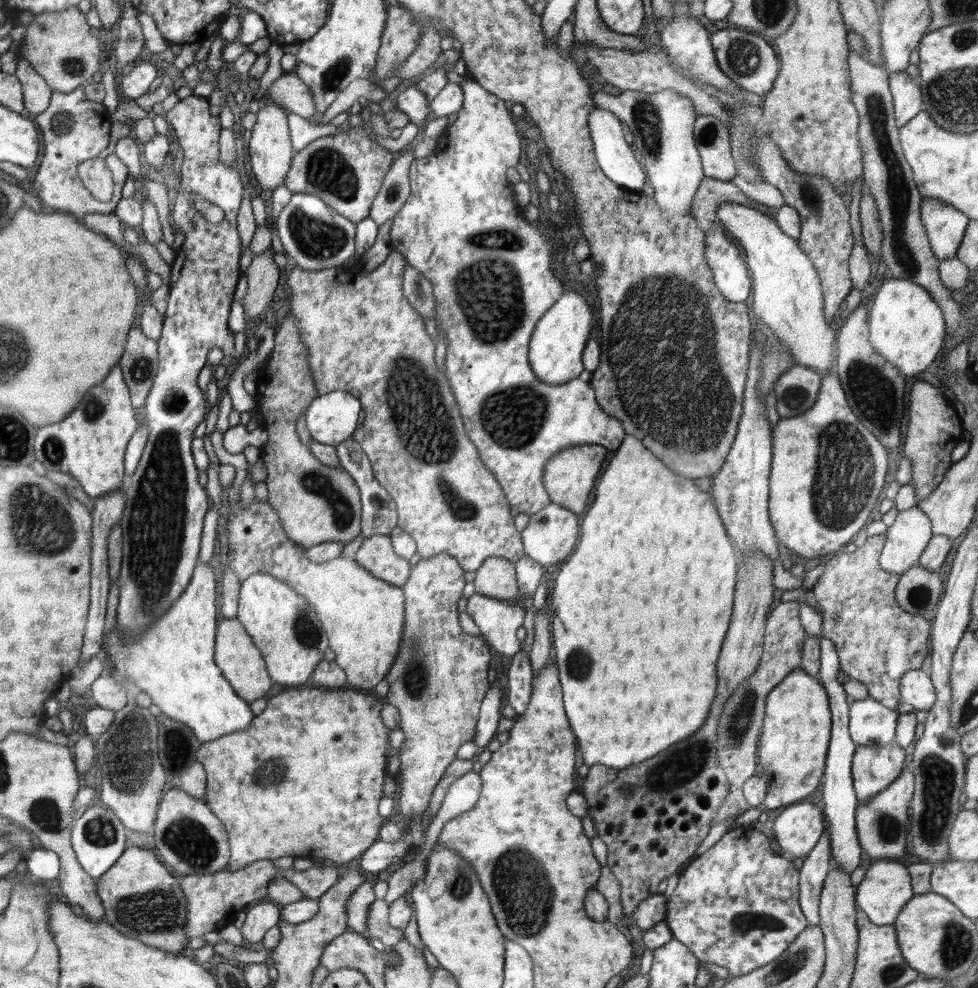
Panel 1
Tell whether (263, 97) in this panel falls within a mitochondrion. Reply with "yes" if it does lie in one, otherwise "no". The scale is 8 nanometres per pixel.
no

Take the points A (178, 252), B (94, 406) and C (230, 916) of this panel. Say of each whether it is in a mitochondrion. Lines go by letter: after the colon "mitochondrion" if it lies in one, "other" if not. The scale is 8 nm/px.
A: other
B: mitochondrion
C: other

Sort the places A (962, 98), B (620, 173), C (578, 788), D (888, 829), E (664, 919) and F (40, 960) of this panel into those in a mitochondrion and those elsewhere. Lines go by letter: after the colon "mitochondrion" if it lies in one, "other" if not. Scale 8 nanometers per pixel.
A: mitochondrion
B: other
C: other
D: mitochondrion
E: other
F: other

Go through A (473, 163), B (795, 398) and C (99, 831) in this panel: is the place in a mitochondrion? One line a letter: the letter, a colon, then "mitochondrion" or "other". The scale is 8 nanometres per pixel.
A: other
B: mitochondrion
C: mitochondrion

